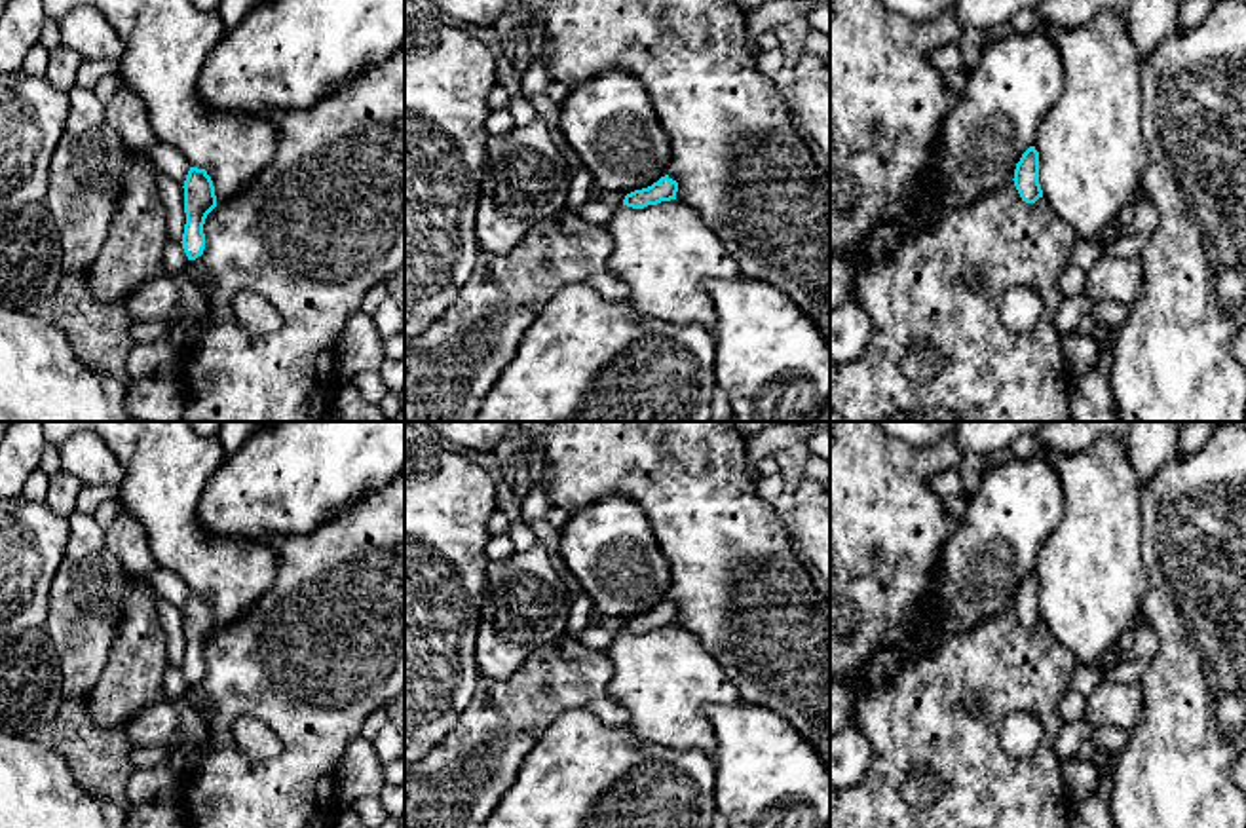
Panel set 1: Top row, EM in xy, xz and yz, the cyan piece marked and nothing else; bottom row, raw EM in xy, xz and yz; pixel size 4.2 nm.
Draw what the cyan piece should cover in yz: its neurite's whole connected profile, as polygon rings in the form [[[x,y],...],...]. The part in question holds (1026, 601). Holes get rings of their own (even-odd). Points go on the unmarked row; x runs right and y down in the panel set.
[[[1113,433],[1077,454],[1039,454],[1058,473],[1064,507],[1012,606],[1022,627],[1045,623],[1079,665],[1105,672],[1119,665],[1119,640],[1145,623],[1140,484]]]

